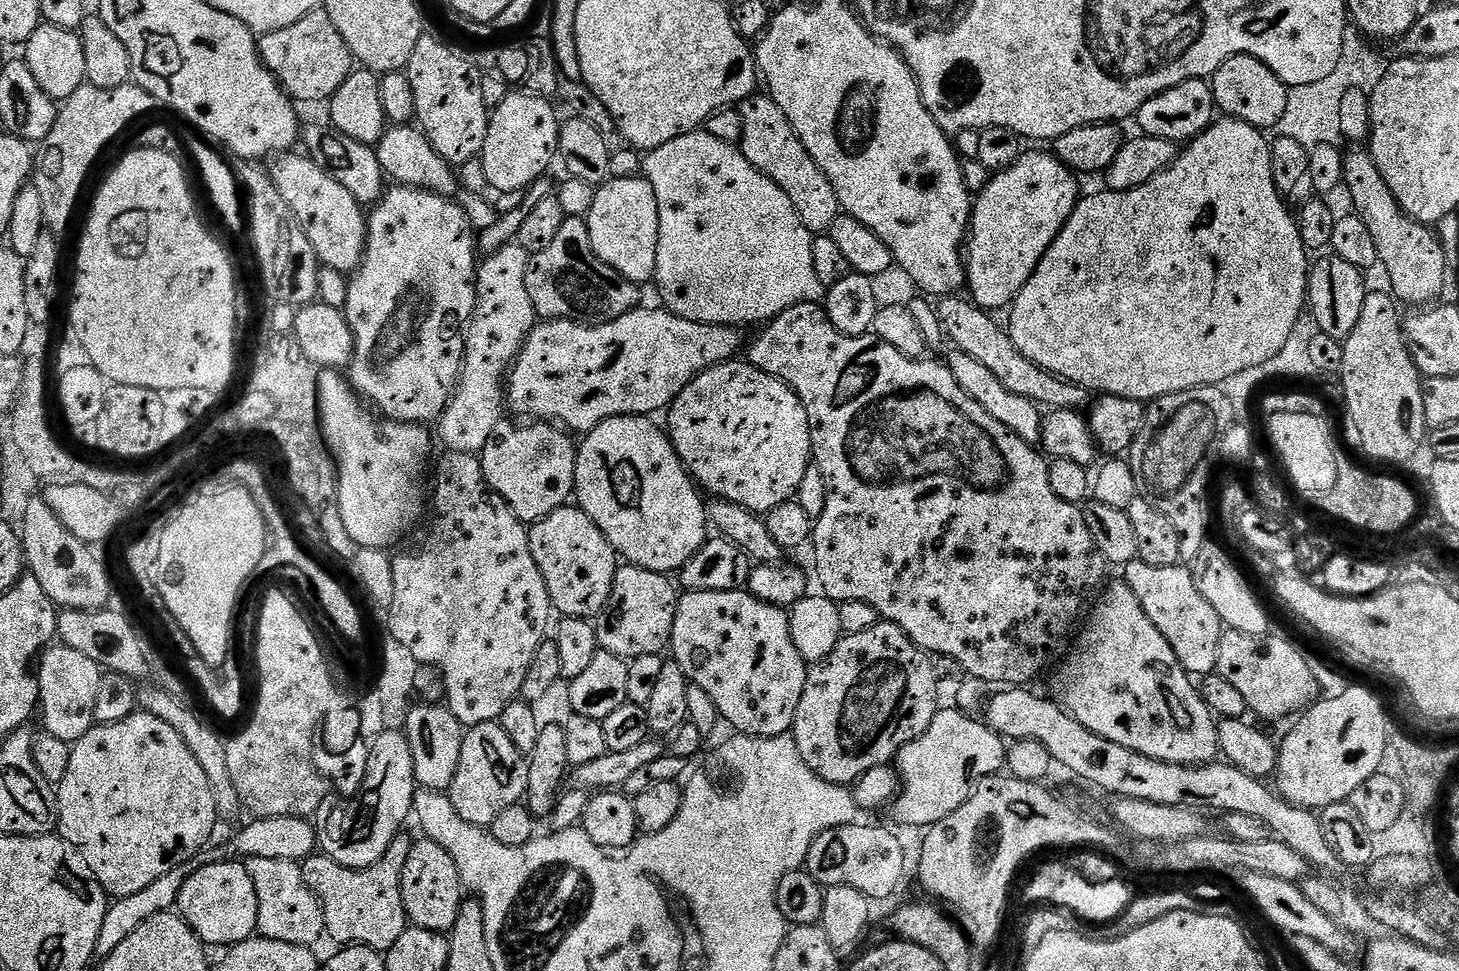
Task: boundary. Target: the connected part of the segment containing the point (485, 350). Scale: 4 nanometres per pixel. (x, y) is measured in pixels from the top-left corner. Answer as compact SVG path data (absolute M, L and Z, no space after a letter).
M511 242L496 252L487 253L479 261L476 269L476 308L472 311L472 319L468 321L464 334L464 364L460 367L460 379L456 382L452 399L444 407L438 421L439 443L441 440L449 452L483 452L490 434L494 434L494 430L502 423L503 416L500 415L506 412L506 377L516 362L521 346L538 323L536 307L534 302L530 302L530 294L526 290L529 259L530 253L521 244Z

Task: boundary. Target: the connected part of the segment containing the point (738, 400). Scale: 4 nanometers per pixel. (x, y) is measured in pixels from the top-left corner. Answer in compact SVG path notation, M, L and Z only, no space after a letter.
M733 358L727 364L715 364L705 372L699 372L672 399L666 412L666 431L680 463L709 497L729 500L751 512L766 514L795 497L802 474L806 474L813 463L810 426L806 410L794 390L754 365L747 362L739 364L738 361Z

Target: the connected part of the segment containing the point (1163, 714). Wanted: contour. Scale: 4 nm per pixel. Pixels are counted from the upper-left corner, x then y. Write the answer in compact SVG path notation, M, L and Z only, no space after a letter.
M1123 582L1110 584L1099 593L1099 596L1101 595L1100 601L1093 606L1092 613L1090 613L1091 608L1087 613L1087 616L1089 615L1088 621L1086 621L1086 616L1086 619L1083 621L1083 624L1085 623L1084 629L1082 629L1083 624L1079 629L1079 632L1081 632L1080 637L1076 640L1076 649L1069 654L1068 661L1064 664L1064 673L1060 676L1060 688L1064 691L1063 707L1078 722L1082 722L1082 726L1086 726L1086 730L1090 730L1102 738L1110 738L1110 742L1118 742L1118 746L1126 746L1138 754L1146 754L1146 758L1154 758L1162 762L1174 762L1175 764L1213 763L1217 759L1220 750L1218 738L1216 737L1217 717L1213 716L1212 711L1206 706L1206 702L1200 697L1193 677L1185 672L1184 667L1178 662L1174 650L1170 650L1170 642L1166 642L1166 638L1162 638L1162 634L1158 634L1154 622L1150 622L1150 618L1146 618L1146 610L1142 610L1138 598L1134 598L1134 590L1130 590L1128 585Z

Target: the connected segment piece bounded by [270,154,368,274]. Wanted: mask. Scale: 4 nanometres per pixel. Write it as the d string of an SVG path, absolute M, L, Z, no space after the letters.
M280 154L271 161L272 181L274 186L278 186L278 194L282 194L286 206L290 206L290 210L294 210L294 214L298 218L298 226L302 226L306 238L310 238L310 246L314 246L314 254L320 259L321 265L345 274L355 272L364 257L364 243L368 237L365 209L356 201L354 194L350 194L350 190L346 190L346 186L334 182L334 178L330 178L330 174L326 174L326 170L322 170L322 166L318 166L308 159L307 155L292 155L296 154Z

